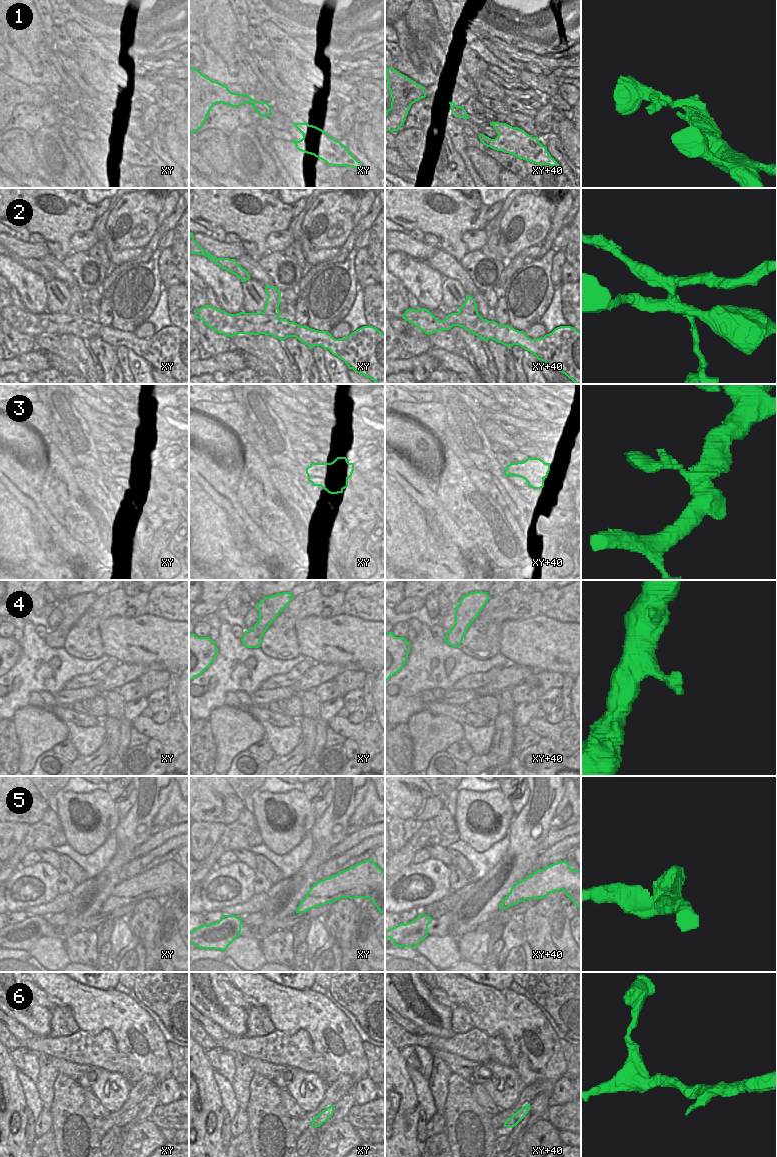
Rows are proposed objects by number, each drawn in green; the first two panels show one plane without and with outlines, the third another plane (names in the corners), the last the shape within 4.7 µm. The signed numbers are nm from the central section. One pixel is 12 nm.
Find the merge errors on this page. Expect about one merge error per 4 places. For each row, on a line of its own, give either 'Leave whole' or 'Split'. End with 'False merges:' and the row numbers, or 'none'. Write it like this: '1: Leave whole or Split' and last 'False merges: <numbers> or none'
1: Leave whole
2: Split
3: Leave whole
4: Leave whole
5: Leave whole
6: Leave whole
False merges: 2

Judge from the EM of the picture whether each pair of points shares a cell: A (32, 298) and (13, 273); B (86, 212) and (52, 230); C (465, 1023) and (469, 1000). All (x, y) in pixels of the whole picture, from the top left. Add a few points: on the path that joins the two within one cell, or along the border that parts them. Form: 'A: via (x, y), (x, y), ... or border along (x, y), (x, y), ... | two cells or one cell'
A: via (31, 292), (19, 279) | one cell
B: via (78, 214), (68, 214), (60, 222) | one cell
C: border along (457, 1005), (462, 1006), (467, 1011), (474, 1026) | two cells

